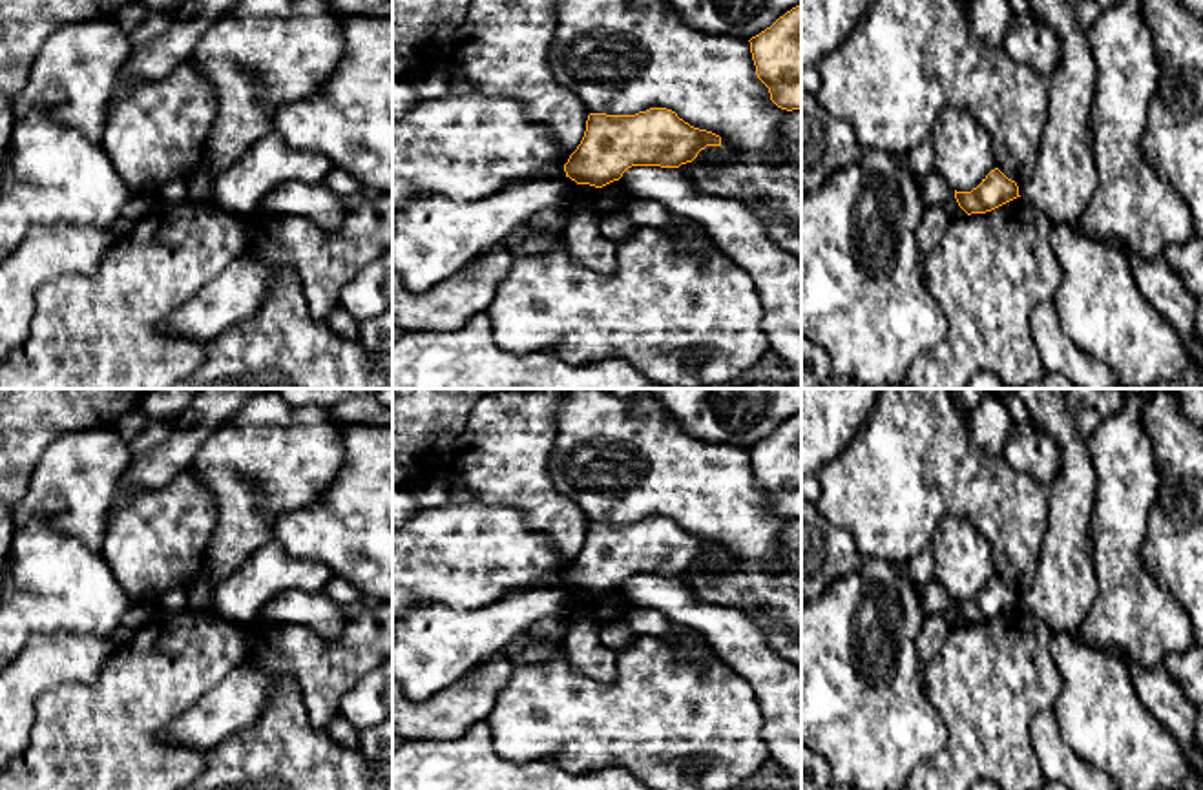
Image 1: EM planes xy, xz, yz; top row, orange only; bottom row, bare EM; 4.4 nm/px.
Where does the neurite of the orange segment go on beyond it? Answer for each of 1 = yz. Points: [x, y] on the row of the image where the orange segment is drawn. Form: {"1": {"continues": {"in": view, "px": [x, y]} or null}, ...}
{"1": {"continues": null}}

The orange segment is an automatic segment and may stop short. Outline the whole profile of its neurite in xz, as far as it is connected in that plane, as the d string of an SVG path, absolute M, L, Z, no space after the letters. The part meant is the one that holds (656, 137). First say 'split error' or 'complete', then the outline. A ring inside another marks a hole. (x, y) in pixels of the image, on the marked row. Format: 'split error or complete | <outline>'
complete | M666 108L635 115L590 113L564 172L577 184L602 188L632 166L679 168L706 146L721 146L721 137L690 126Z

